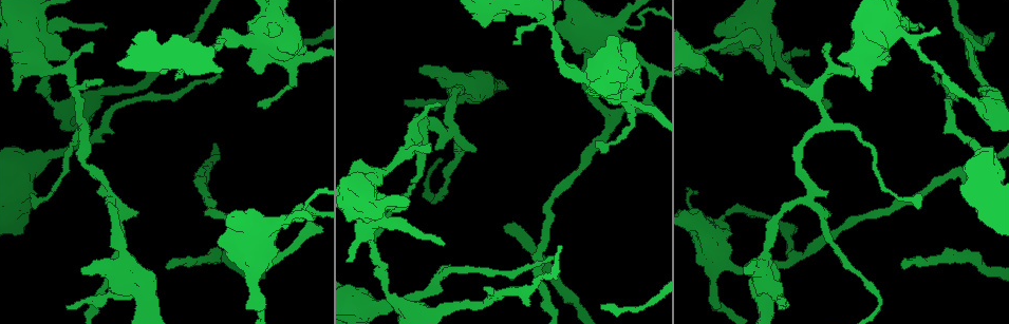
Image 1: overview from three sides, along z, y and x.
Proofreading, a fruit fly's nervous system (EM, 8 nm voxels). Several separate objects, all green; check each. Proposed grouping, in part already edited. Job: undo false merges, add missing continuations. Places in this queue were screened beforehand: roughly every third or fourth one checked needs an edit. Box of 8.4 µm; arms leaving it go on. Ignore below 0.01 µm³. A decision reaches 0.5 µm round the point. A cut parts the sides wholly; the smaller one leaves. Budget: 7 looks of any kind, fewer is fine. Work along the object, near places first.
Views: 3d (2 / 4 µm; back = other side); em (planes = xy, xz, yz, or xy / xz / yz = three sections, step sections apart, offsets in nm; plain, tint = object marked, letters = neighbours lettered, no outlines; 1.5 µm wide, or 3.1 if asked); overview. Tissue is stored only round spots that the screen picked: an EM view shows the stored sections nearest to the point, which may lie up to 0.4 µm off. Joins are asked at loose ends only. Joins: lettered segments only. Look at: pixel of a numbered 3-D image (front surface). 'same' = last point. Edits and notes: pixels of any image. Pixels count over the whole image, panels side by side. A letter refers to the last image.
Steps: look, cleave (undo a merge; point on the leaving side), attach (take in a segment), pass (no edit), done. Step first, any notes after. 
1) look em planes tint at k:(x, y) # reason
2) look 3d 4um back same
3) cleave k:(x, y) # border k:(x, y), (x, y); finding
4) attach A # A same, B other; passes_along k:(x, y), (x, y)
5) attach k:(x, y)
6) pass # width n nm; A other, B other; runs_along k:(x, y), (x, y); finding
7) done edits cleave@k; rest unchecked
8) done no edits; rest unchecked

look em planes letters at 1:(221, 75) # branch stops here

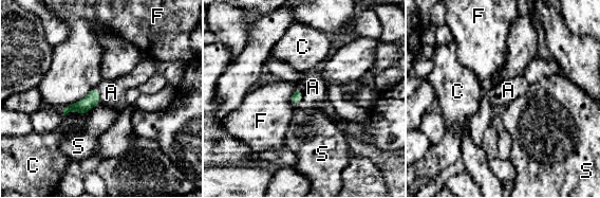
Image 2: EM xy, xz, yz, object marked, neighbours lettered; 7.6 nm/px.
attach A # longest_contact F 300 nm; A same, C other, F other, S other; passes_along 2:(296, 97), (301, 97), (313, 87); the cell continues

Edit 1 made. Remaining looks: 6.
look overview

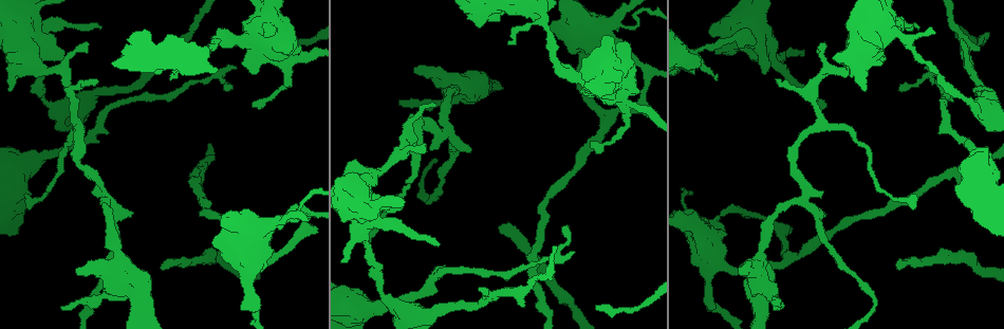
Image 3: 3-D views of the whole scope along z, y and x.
look 3d 2um at 3:(395, 305) # thick turns thin

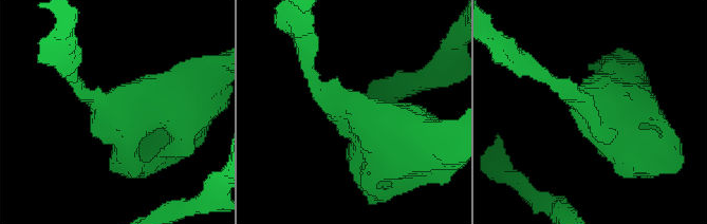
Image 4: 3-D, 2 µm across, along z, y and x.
look em yz step 4 plain at 4:(596, 114) # now the EM

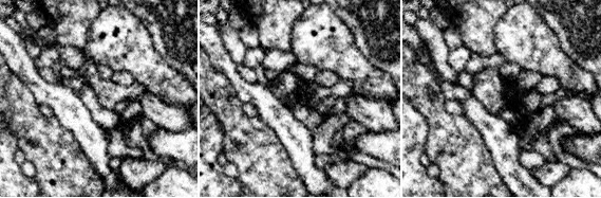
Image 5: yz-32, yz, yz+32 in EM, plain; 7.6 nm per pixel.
look em yz step 4 letters same # what lies round it

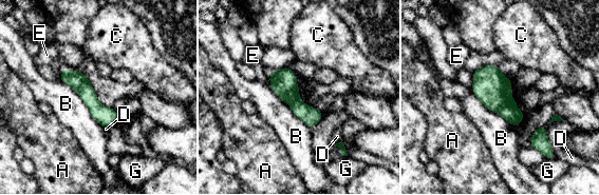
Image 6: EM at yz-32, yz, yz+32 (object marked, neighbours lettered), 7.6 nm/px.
cleave 6:(493, 90) # A other, B other, C other, D other, E other, G other; border 6:(517, 109), (502, 106), (498, 113); two cells meet here

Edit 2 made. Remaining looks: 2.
look em xy step 8 plain at 3:(498, 229) # end of a long branch

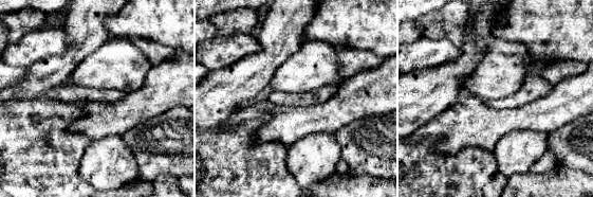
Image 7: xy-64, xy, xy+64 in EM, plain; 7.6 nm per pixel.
look em xy step 8 letters same # what lies round it

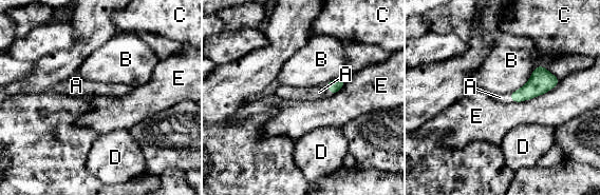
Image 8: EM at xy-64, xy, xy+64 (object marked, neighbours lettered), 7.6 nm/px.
attach A # longest_contact E 420 nm; A same, B other, C other, D other, E other; passes_along 8:(334, 85), (329, 89), (319, 92); the cell continues

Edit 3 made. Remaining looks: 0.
done edits attach@2, cleave@6, attach@8; rest unchecked

